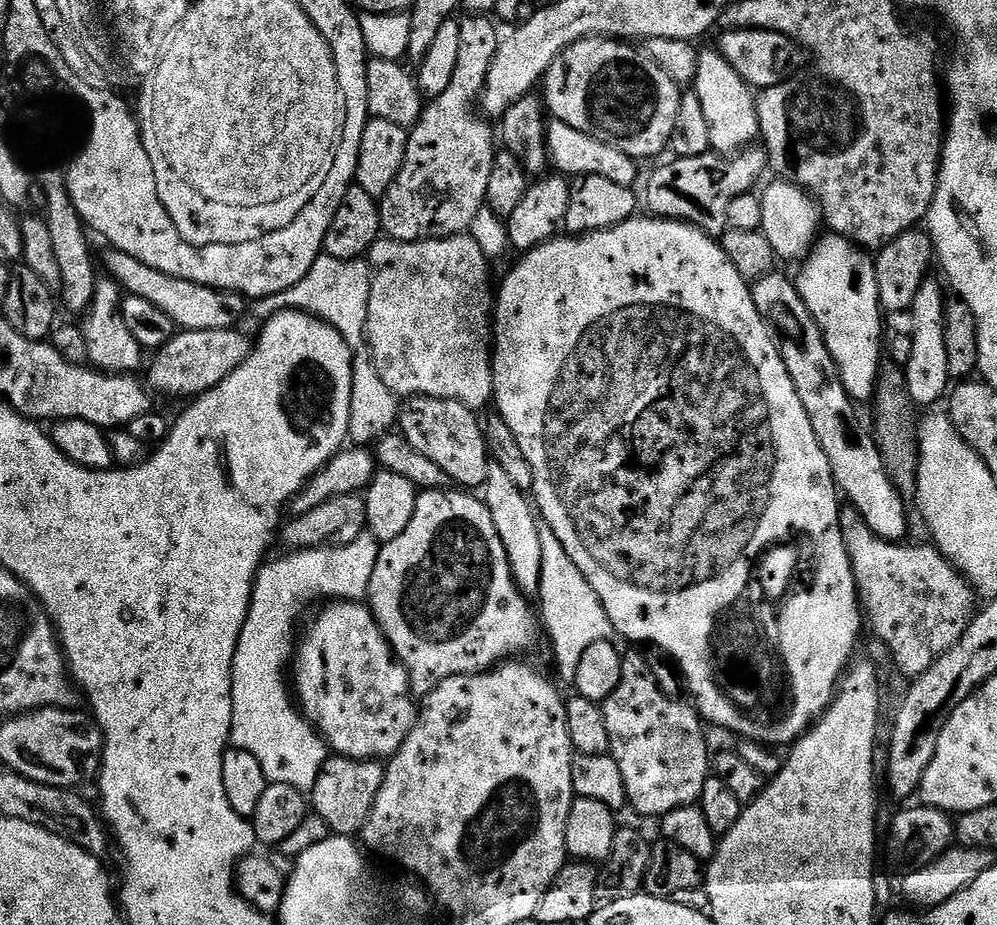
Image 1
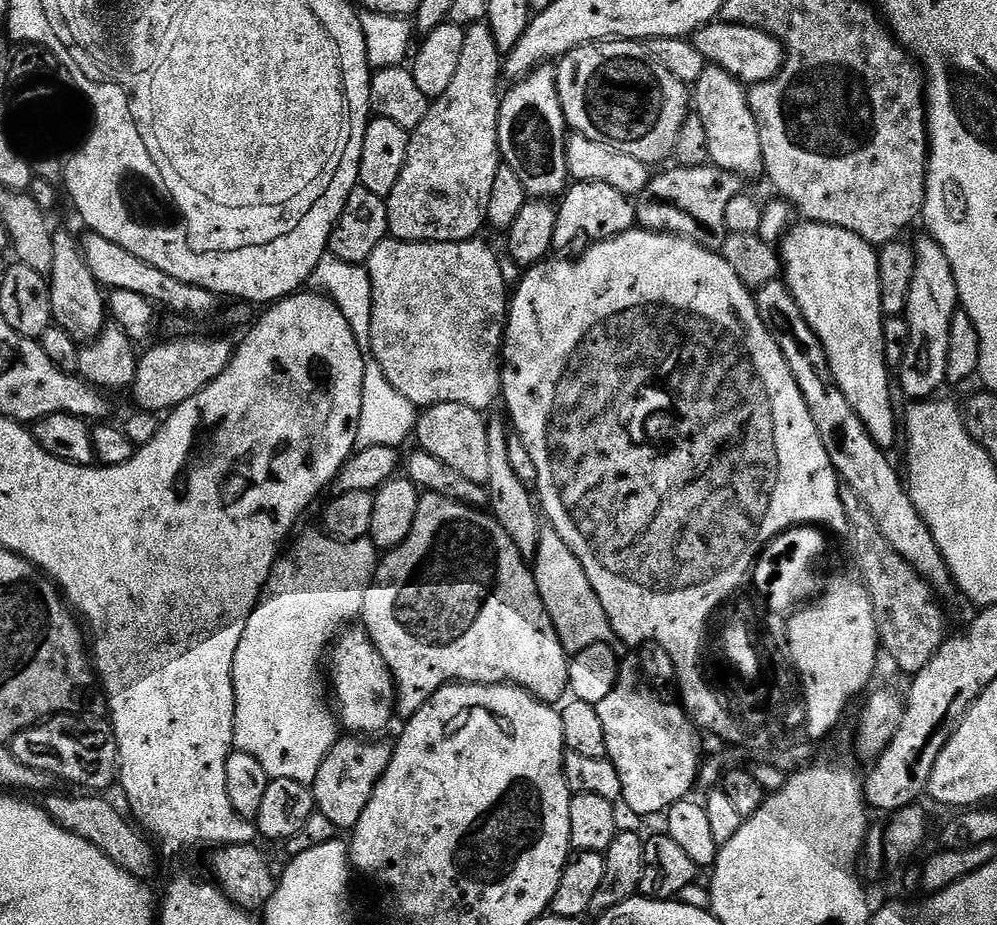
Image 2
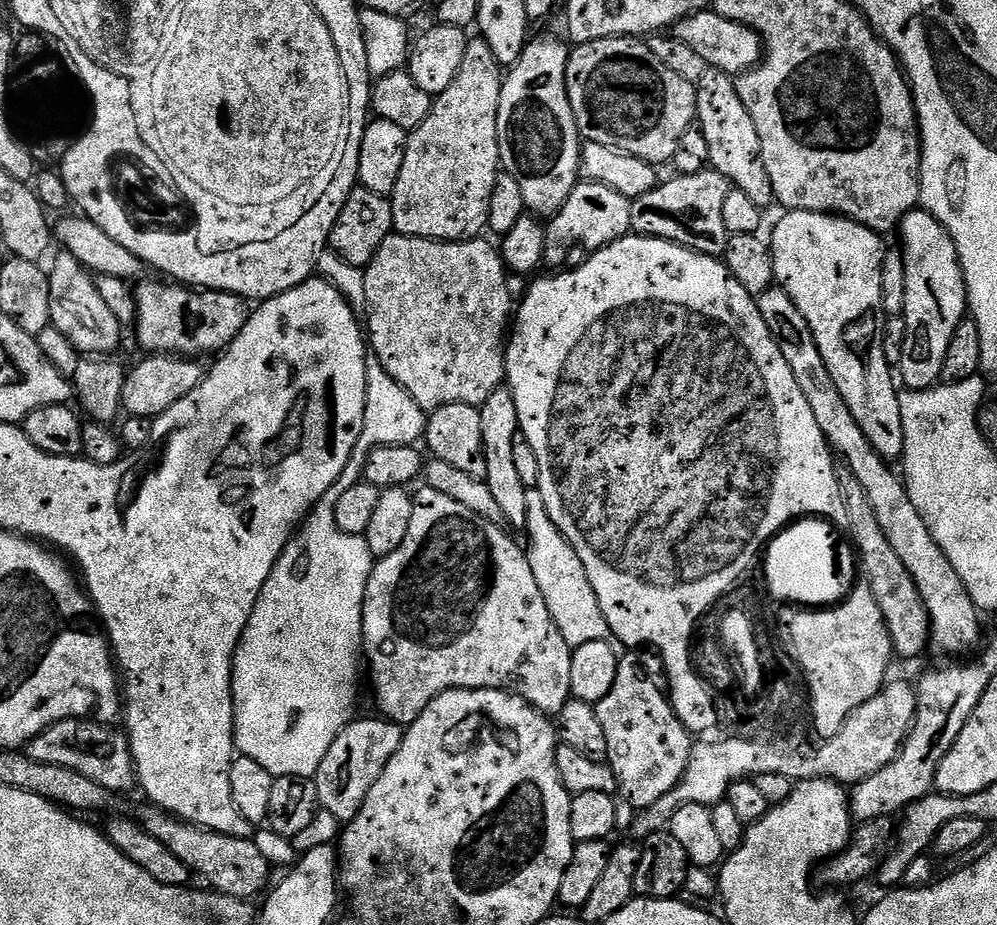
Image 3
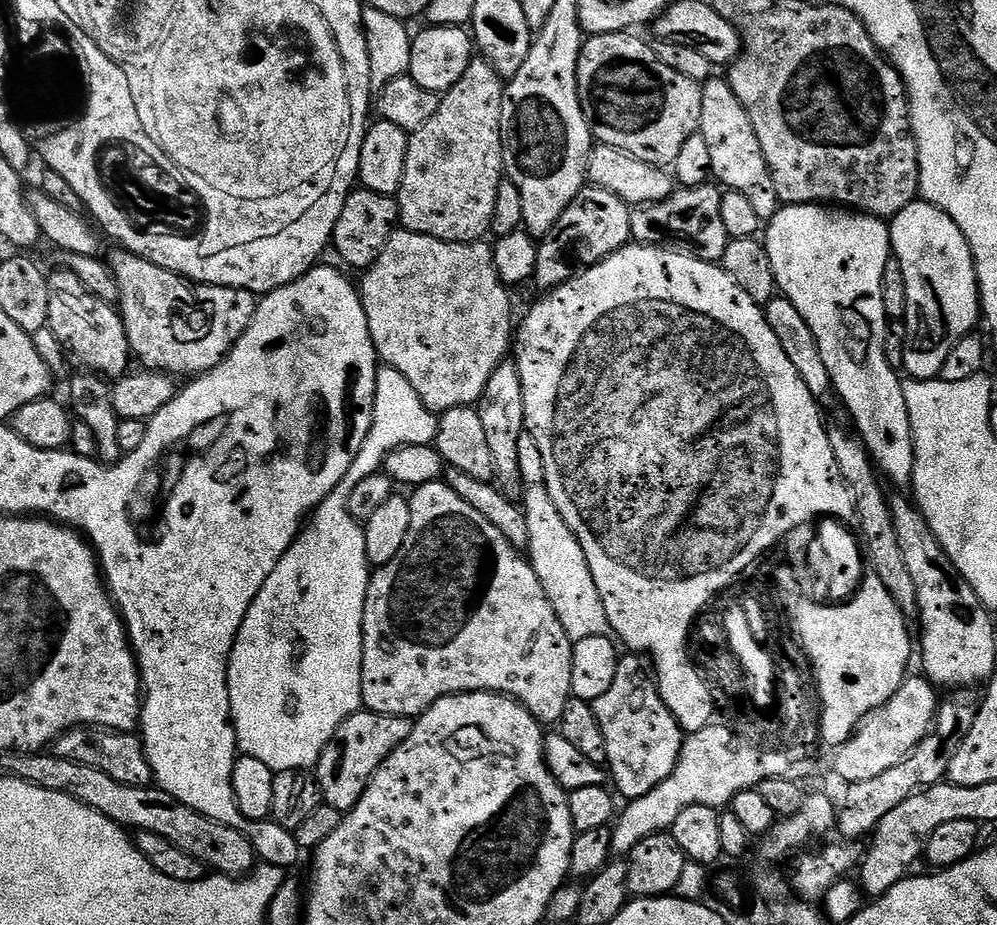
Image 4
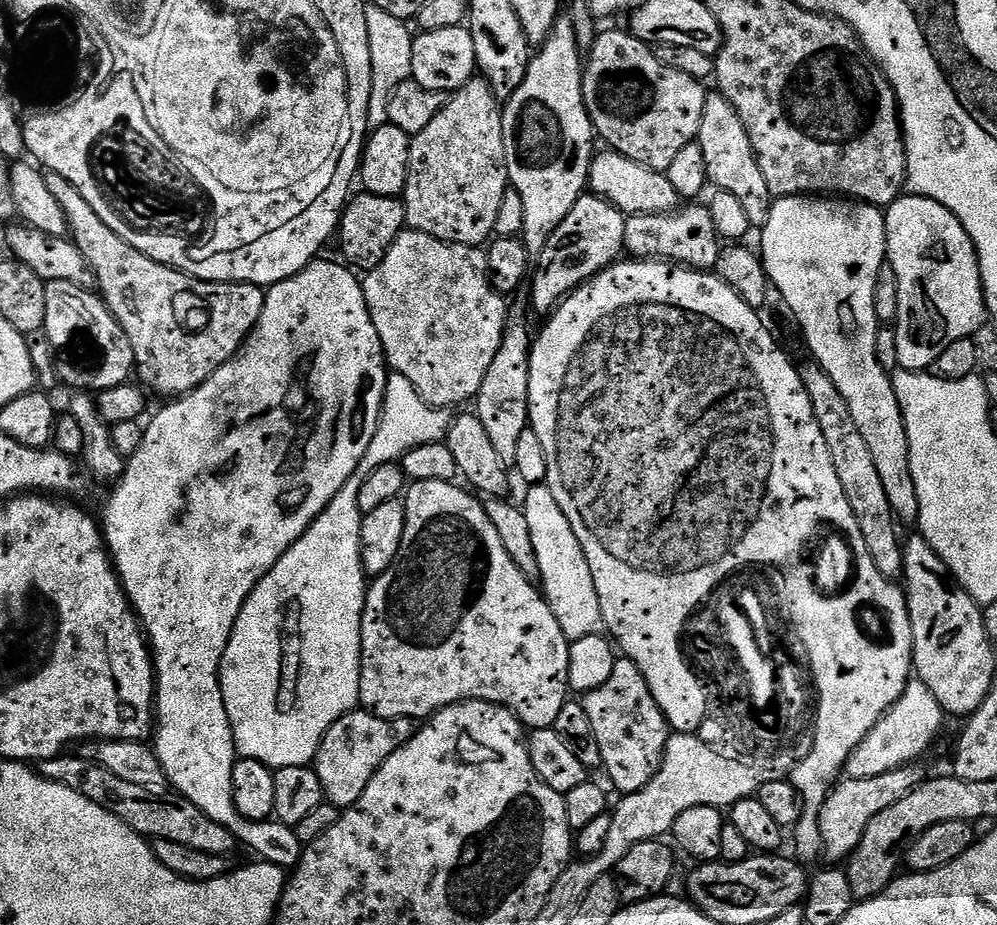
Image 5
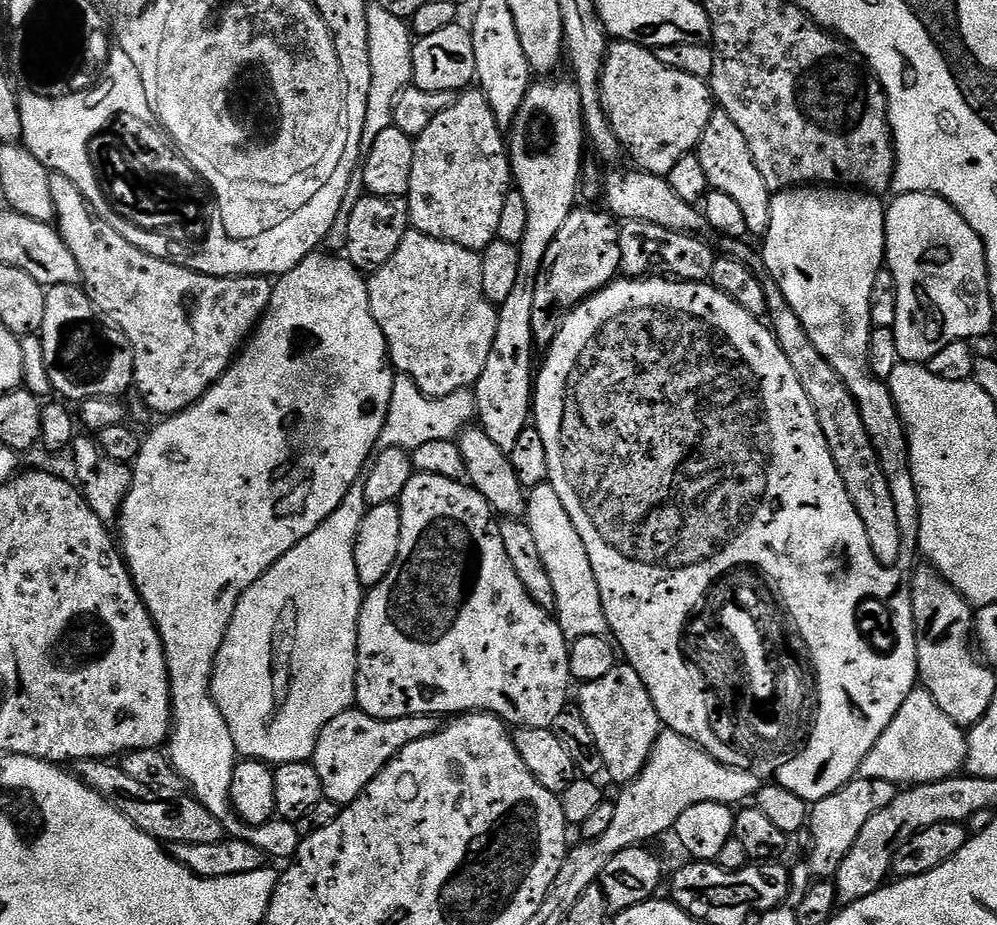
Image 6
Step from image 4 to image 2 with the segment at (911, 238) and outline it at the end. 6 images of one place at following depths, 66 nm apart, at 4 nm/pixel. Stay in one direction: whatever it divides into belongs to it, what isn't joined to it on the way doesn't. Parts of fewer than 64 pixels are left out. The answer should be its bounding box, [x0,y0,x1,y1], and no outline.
[898,234,960,402]

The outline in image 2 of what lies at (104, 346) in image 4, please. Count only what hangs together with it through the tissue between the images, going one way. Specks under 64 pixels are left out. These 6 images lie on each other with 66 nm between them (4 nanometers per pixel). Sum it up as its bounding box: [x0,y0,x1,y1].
[50,231,110,342]

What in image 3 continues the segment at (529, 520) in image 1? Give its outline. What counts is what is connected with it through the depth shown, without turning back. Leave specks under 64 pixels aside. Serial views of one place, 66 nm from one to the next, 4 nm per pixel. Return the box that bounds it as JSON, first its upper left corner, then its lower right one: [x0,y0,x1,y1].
[479,386,529,529]

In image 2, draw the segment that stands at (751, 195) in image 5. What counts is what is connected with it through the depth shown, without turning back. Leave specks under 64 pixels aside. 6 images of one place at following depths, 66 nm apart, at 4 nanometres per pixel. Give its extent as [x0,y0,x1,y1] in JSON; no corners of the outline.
[694,67,764,178]

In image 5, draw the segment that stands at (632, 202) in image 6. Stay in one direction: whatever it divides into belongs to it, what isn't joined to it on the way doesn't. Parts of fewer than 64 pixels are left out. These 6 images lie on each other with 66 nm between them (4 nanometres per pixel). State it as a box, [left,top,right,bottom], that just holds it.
[588,151,682,217]

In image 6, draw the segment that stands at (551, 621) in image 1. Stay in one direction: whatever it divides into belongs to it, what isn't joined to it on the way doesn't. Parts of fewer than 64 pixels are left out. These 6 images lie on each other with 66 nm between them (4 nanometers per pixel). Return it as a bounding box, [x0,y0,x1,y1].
[526,482,608,641]

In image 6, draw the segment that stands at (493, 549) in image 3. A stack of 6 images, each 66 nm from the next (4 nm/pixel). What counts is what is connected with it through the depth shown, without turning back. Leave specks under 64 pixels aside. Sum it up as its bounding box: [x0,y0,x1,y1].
[355,472,573,728]

